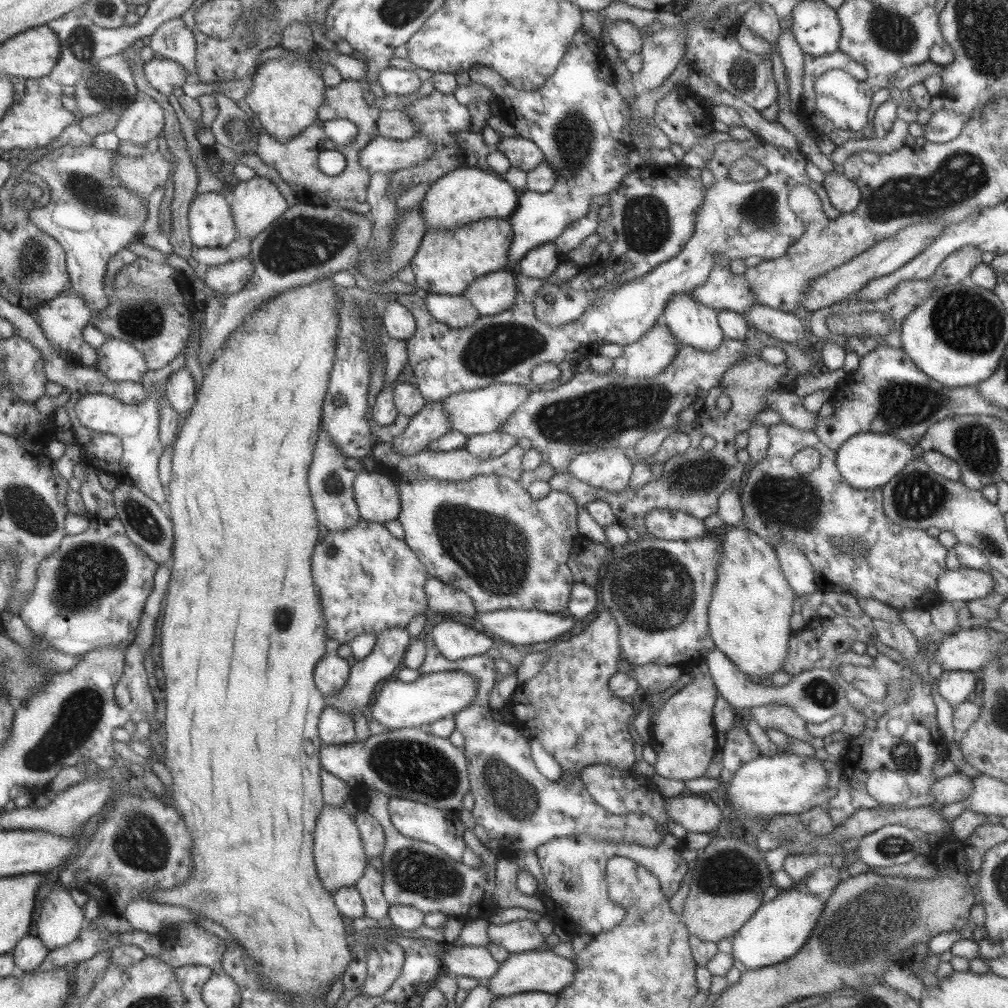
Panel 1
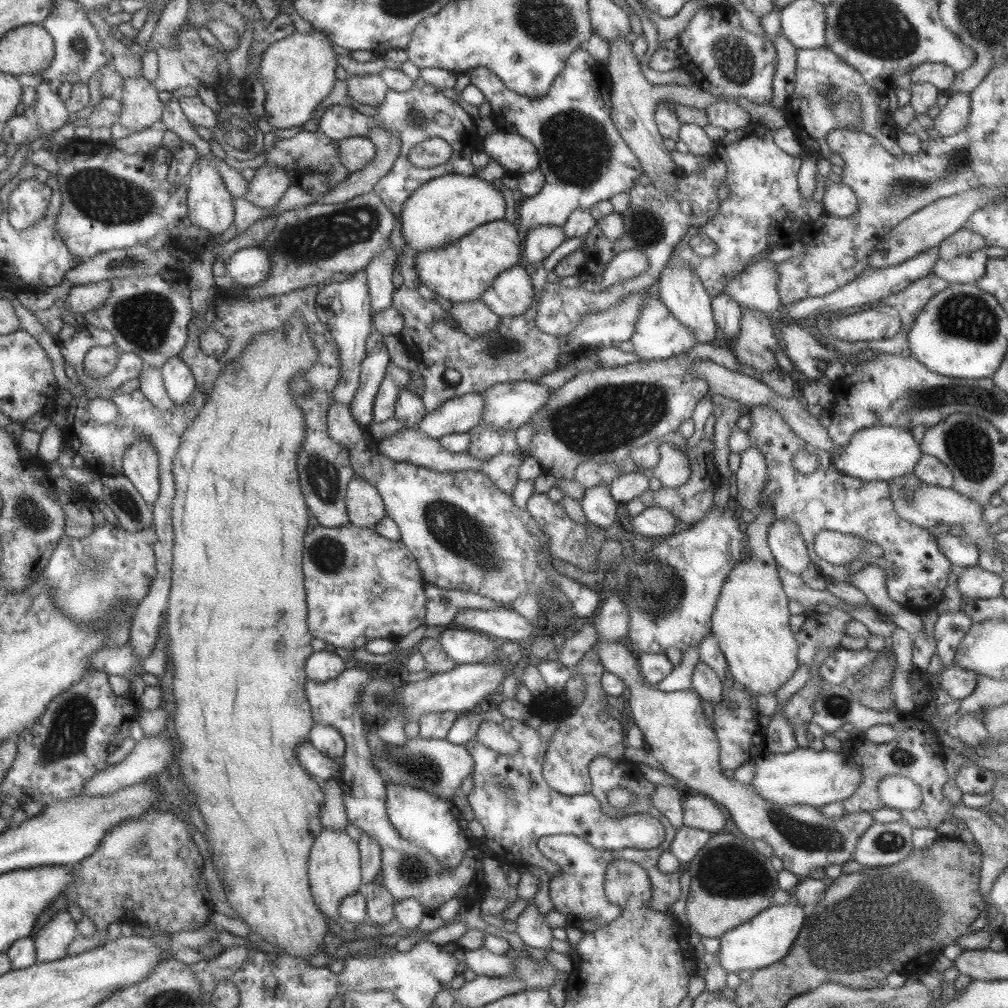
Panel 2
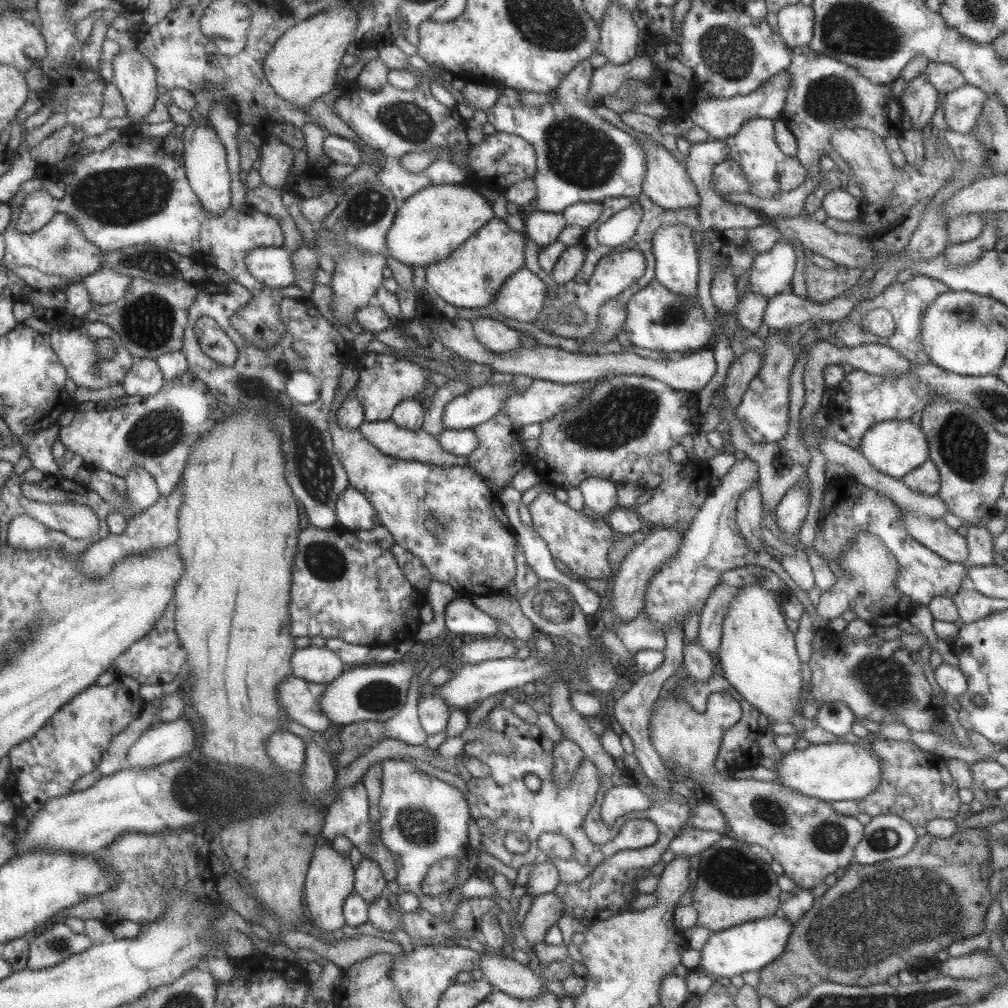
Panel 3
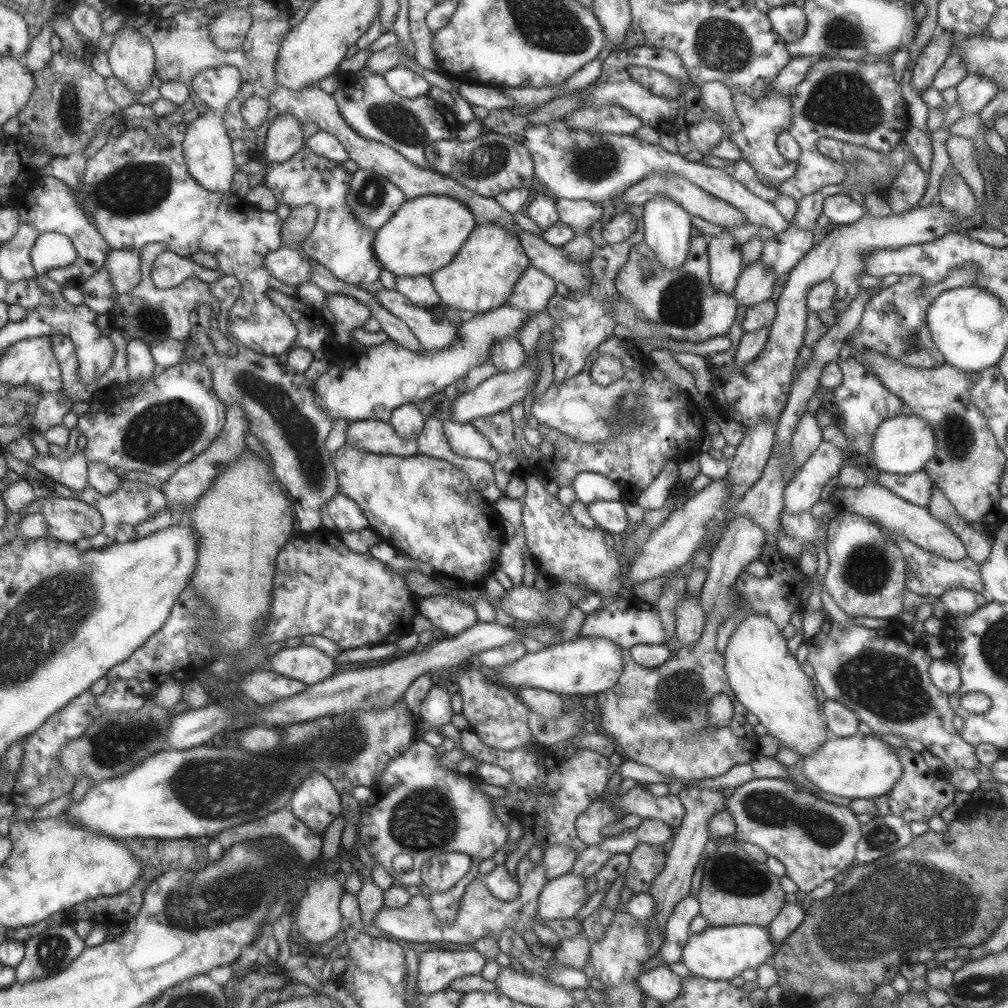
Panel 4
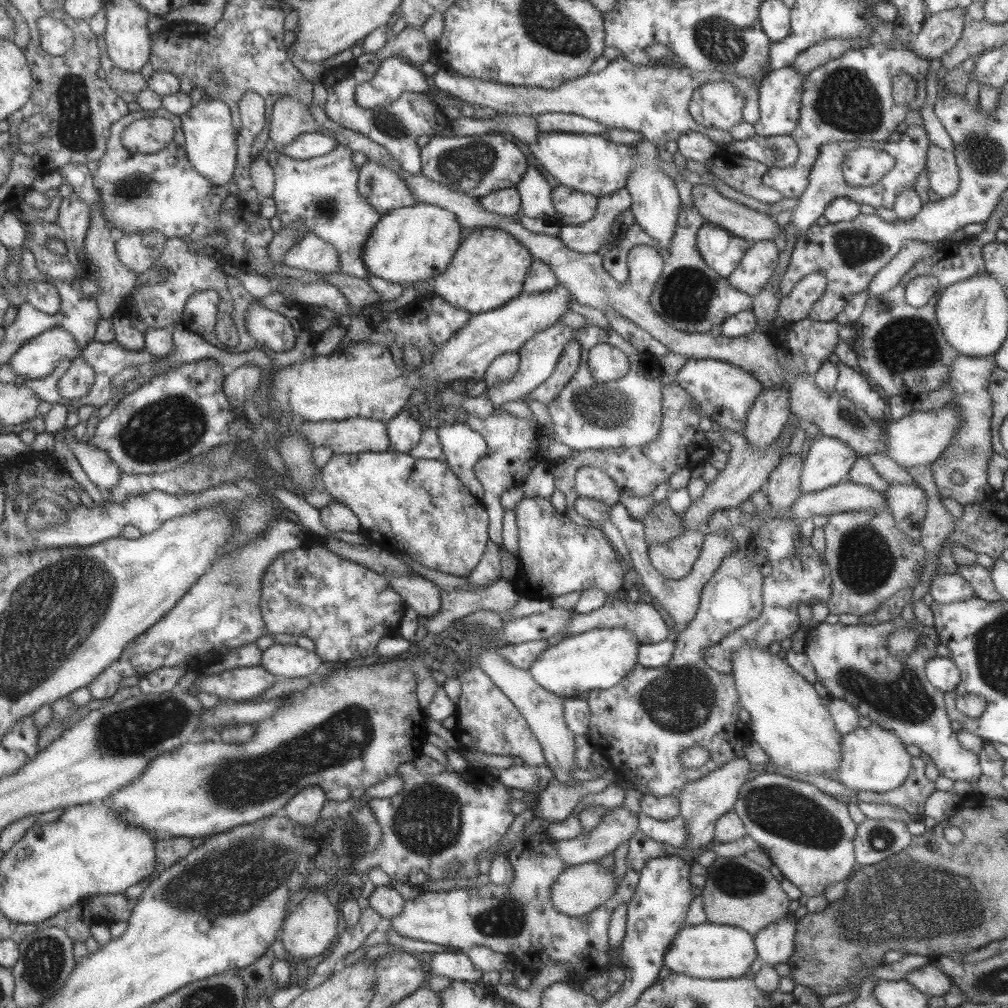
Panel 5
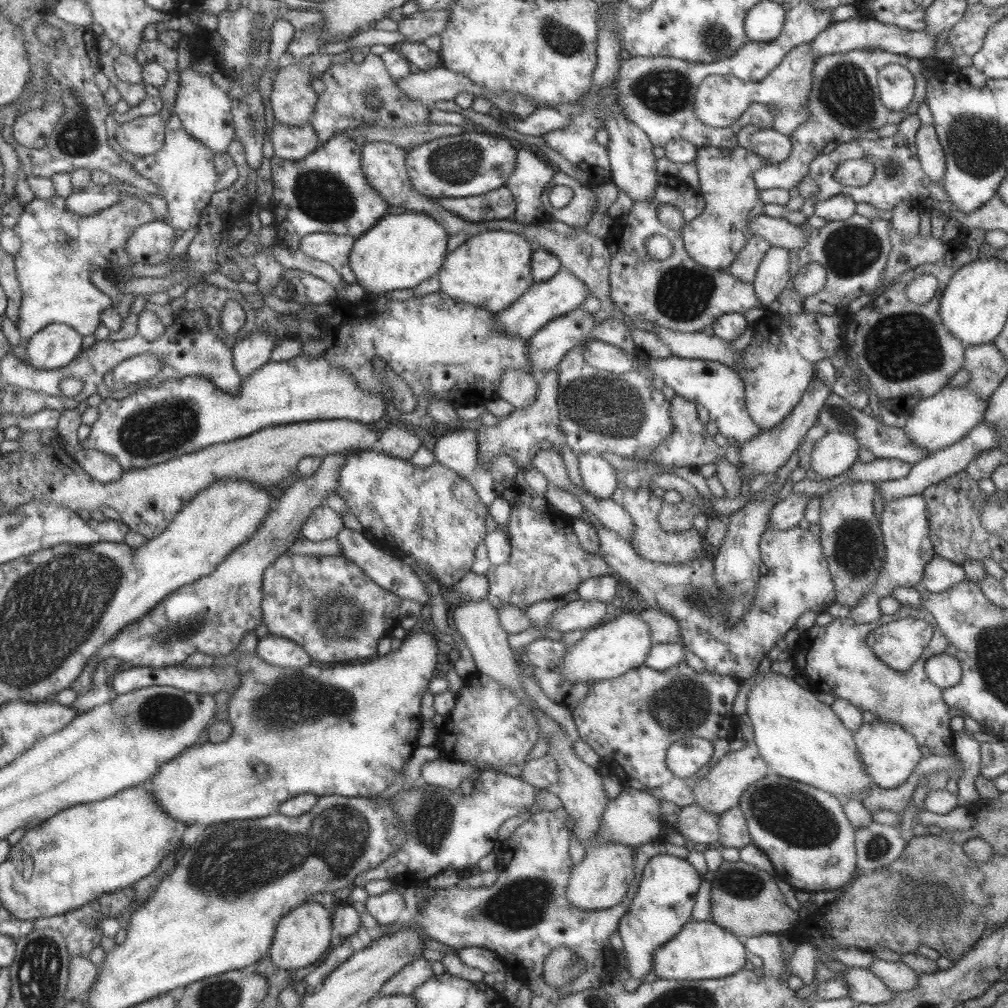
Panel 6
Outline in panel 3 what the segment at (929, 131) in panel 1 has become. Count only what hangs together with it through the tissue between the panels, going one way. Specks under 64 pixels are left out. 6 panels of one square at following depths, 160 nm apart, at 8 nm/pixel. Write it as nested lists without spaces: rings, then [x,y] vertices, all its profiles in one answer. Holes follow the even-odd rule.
[[[965,84],[945,94],[943,118],[951,132],[965,135],[981,115],[985,104],[985,92],[973,85]]]

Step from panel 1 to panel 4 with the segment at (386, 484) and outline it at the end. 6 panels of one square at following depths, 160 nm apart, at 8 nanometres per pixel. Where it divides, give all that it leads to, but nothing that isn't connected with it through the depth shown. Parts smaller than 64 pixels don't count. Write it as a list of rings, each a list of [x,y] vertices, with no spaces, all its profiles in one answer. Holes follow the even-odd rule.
[[[335,493],[326,502],[326,512],[336,526],[336,531],[357,532],[369,526],[357,504],[339,493]]]

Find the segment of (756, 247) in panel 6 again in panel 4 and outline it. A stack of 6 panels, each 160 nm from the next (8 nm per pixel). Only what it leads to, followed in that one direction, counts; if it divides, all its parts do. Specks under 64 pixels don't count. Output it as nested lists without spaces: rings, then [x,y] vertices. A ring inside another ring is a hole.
[[[757,259],[741,269],[732,295],[735,297],[737,304],[741,304],[741,306],[750,307],[751,305],[763,302],[770,298],[772,288],[776,284],[776,277],[771,267],[766,267],[764,262],[761,262],[761,259]]]

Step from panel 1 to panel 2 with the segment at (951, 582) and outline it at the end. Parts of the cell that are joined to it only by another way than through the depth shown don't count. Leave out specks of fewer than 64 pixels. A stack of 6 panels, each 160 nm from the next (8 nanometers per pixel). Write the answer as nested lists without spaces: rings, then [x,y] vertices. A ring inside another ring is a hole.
[[[973,565],[959,570],[955,588],[966,598],[996,598],[1001,595],[1004,582],[1001,576]]]

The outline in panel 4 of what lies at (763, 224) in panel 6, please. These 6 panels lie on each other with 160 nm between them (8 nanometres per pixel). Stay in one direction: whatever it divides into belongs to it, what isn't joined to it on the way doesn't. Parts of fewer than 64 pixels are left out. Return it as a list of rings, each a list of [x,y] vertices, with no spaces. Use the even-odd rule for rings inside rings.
[[[658,174],[648,176],[637,182],[637,184],[631,185],[628,189],[625,189],[617,197],[613,197],[612,202],[624,202],[625,204],[639,206],[646,203],[653,195],[665,195],[690,215],[699,217],[723,229],[735,228],[745,224],[745,218],[740,210],[737,210],[737,208],[731,206],[724,200],[715,198],[715,196],[705,192],[702,188],[695,186],[695,184],[691,184],[686,178],[677,176],[676,174],[672,174],[667,178],[663,178]]]

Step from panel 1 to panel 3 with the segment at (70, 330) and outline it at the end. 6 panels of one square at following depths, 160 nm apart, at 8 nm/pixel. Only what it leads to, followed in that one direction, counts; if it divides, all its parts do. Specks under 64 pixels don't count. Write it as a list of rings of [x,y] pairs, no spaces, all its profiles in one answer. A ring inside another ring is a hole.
[[[103,265],[93,274],[82,279],[81,285],[87,289],[94,306],[119,300],[132,281],[129,275],[124,275]]]

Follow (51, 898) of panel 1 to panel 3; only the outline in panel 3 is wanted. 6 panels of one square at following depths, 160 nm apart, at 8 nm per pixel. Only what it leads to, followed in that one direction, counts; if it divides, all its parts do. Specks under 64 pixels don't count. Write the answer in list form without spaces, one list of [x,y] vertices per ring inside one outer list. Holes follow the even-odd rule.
[[[55,923],[51,928],[39,930],[34,940],[28,943],[26,968],[39,970],[59,964],[91,945],[91,940],[83,933],[73,933],[64,923]]]

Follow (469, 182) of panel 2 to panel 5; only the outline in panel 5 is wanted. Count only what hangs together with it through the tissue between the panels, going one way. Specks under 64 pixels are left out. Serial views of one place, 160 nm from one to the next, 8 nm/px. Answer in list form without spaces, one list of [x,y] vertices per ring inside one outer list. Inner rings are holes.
[[[416,202],[411,206],[394,208],[380,216],[379,222],[367,237],[362,248],[363,266],[369,275],[382,278],[391,284],[400,284],[403,289],[412,286],[414,282],[432,280],[451,262],[451,257],[461,242],[460,228],[454,214],[432,204]]]

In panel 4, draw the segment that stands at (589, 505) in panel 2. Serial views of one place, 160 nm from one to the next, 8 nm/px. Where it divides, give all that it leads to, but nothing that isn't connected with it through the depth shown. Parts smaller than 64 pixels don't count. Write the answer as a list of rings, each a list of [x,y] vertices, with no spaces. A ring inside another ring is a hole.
[[[578,472],[570,487],[574,490],[576,499],[584,505],[598,500],[619,501],[622,496],[618,484],[596,472]]]

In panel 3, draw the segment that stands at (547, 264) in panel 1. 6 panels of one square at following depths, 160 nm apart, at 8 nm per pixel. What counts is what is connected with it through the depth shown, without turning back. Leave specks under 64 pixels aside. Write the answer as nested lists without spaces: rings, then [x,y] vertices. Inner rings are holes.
[[[534,209],[525,218],[524,233],[537,244],[539,248],[557,240],[558,234],[566,226],[561,214]]]

